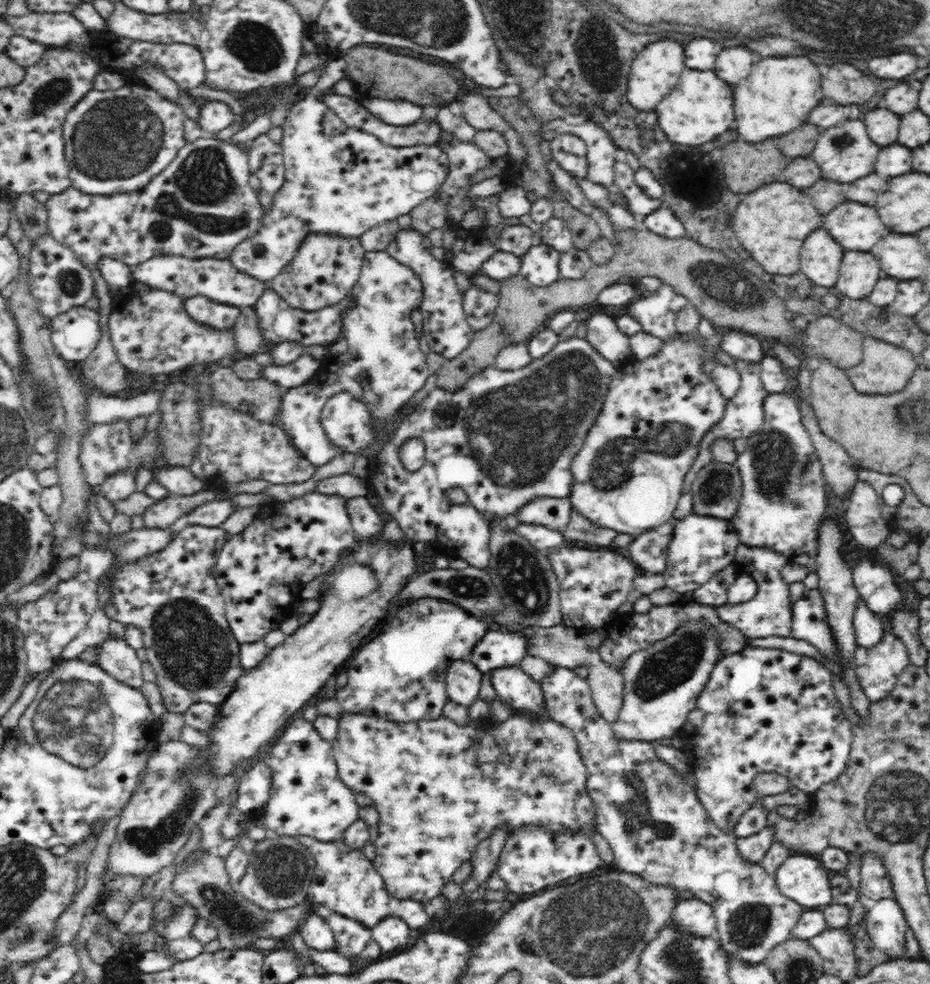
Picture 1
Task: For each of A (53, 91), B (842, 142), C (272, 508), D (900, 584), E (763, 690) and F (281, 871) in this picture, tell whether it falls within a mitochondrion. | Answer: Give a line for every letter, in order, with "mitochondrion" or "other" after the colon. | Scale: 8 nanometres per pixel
A: mitochondrion
B: mitochondrion
C: other
D: other
E: mitochondrion
F: mitochondrion

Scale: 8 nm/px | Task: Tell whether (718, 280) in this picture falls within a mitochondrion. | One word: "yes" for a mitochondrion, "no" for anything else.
yes

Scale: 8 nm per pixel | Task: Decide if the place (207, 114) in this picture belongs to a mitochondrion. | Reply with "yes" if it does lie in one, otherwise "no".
no

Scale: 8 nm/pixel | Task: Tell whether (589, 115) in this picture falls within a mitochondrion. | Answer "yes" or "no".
no

